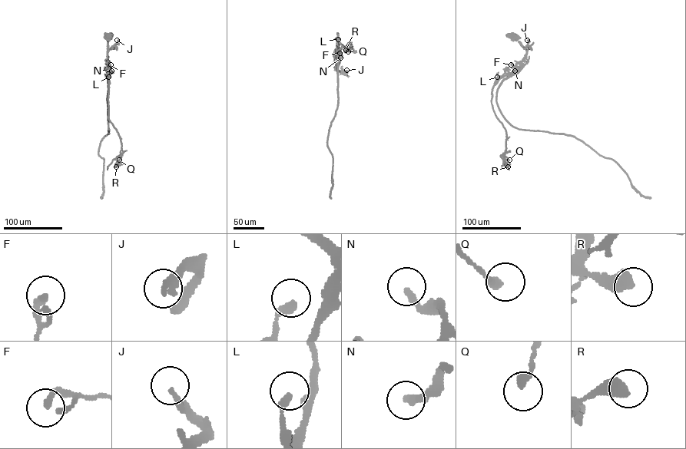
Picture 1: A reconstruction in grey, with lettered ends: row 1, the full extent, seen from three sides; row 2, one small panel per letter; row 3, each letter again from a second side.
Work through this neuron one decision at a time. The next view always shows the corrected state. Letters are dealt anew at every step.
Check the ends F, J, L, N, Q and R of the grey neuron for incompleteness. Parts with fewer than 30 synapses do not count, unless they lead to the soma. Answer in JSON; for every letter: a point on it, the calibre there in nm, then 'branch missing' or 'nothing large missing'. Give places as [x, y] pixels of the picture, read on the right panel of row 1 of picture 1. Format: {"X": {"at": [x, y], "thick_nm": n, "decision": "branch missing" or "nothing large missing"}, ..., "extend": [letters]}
{"F": {"at": [511, 64], "thick_nm": 240, "decision": "nothing large missing"}, "J": {"at": [527, 40], "thick_nm": 240, "decision": "nothing large missing"}, "L": {"at": [497, 77], "thick_nm": 300, "decision": "nothing large missing"}, "N": {"at": [515, 70], "thick_nm": 280, "decision": "nothing large missing"}, "Q": {"at": [509, 160], "thick_nm": 300, "decision": "nothing large missing"}, "R": {"at": [508, 166], "thick_nm": 600, "decision": "nothing large missing"}, "extend": []}

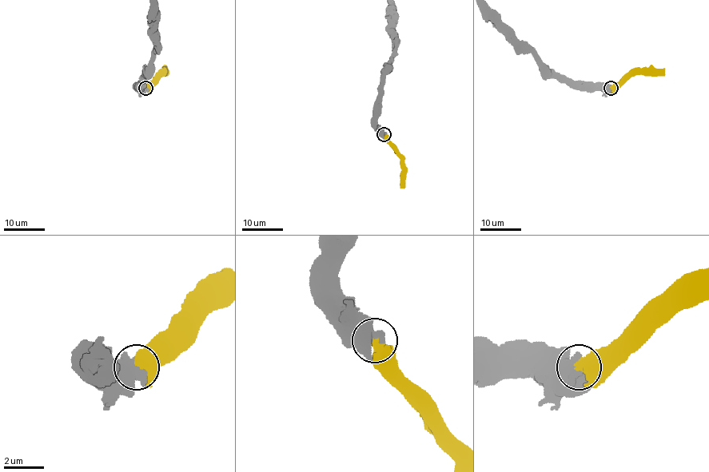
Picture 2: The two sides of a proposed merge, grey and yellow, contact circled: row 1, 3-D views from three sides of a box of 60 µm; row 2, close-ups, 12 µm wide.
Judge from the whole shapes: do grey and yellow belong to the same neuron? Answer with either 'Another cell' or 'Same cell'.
Same cell

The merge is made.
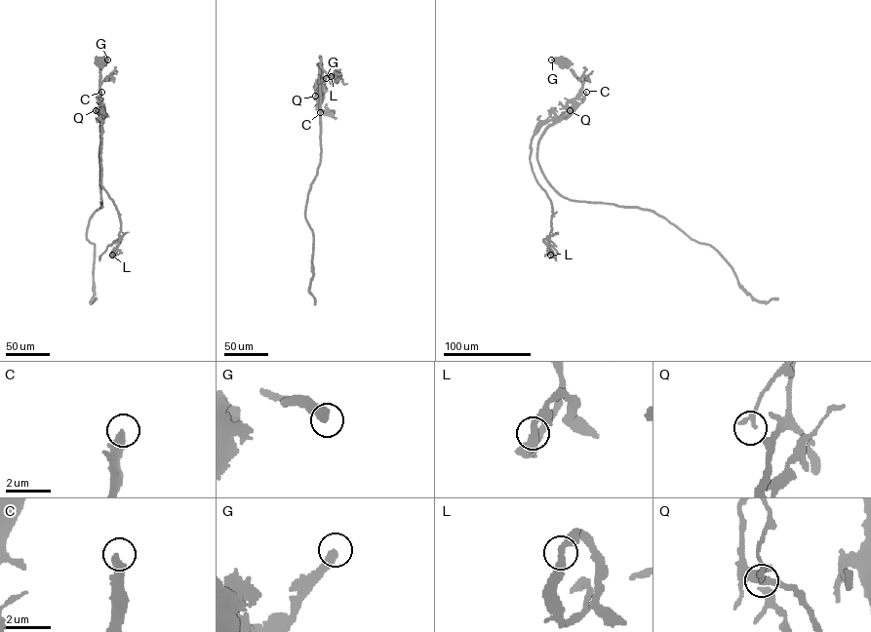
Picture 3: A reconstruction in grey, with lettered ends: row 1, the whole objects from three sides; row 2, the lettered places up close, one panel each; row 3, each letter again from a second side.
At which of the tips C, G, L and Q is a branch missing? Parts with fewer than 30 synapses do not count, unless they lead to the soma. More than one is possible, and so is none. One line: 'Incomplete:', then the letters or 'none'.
Incomplete: C

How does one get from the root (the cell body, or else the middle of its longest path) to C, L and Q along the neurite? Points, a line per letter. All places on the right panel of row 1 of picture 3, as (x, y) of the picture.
C: (561, 60), (581, 82), (581, 92), (572, 112), (584, 99), (586, 92)
L: (561, 60), (581, 92), (568, 115), (541, 126), (530, 157), (551, 202), (551, 231), (543, 240), (550, 255)
Q: (561, 60), (581, 82), (581, 92), (570, 110)

